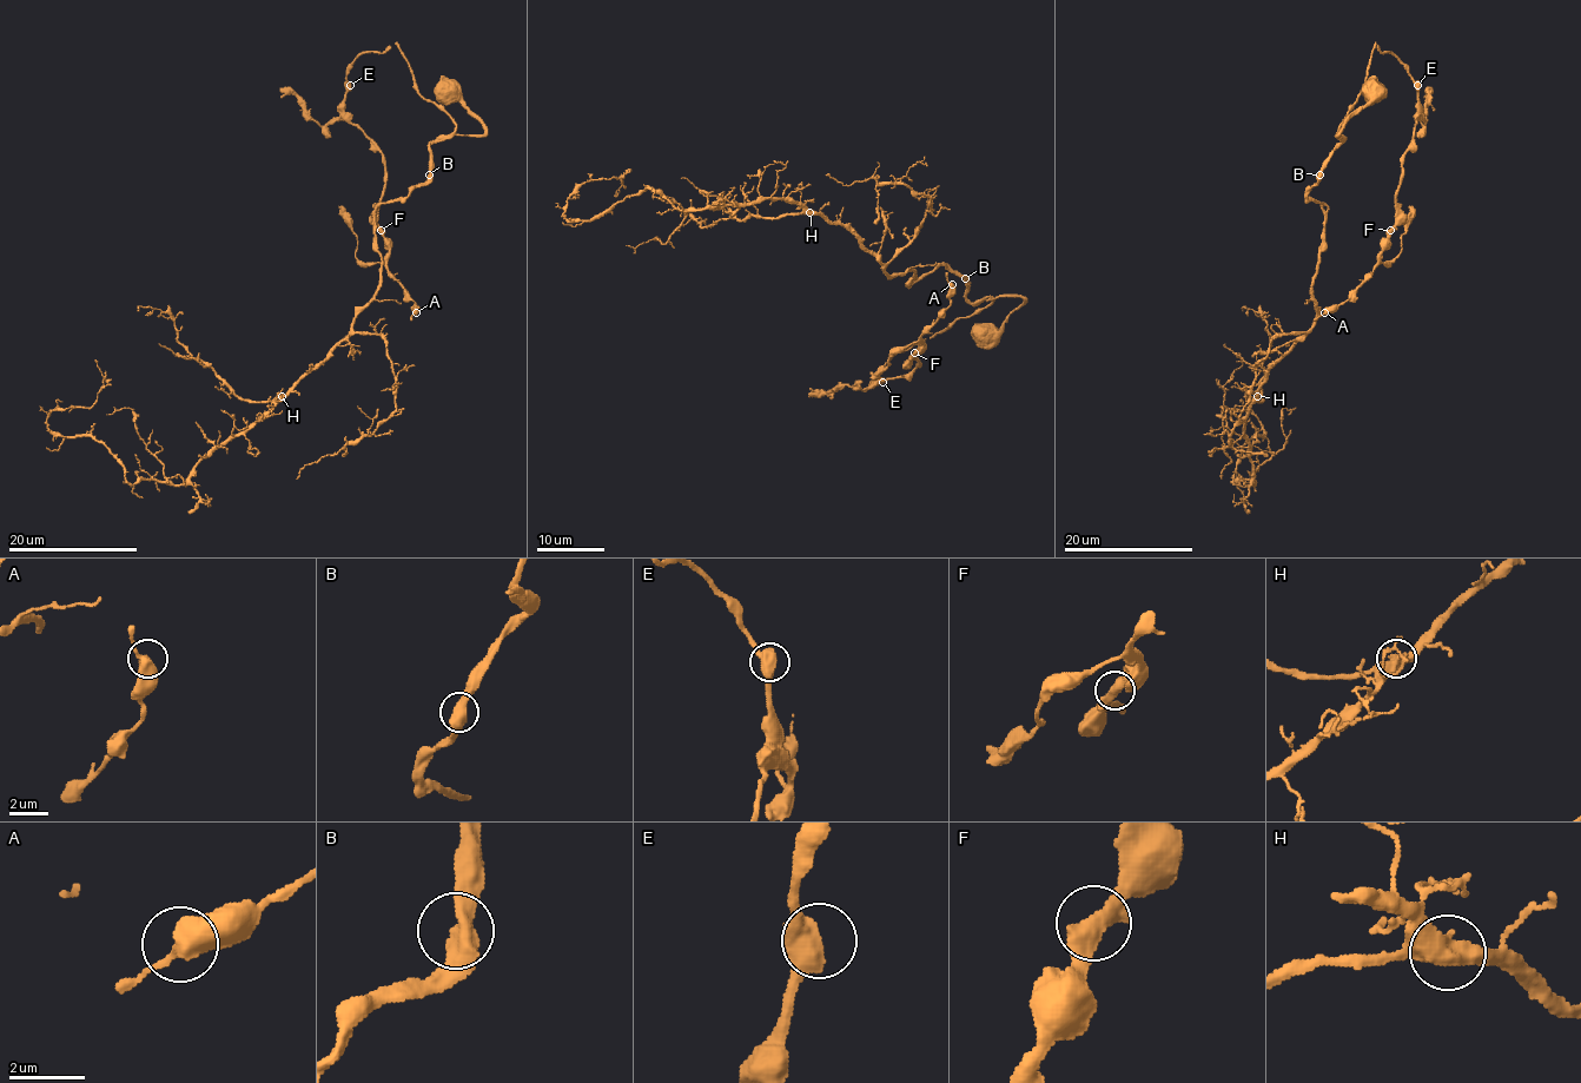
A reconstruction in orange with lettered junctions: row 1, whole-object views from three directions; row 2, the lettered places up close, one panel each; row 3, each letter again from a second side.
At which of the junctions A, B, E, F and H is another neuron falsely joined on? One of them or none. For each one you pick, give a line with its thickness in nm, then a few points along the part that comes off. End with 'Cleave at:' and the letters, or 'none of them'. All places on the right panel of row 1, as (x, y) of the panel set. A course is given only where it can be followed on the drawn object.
Cleave at: none of them

